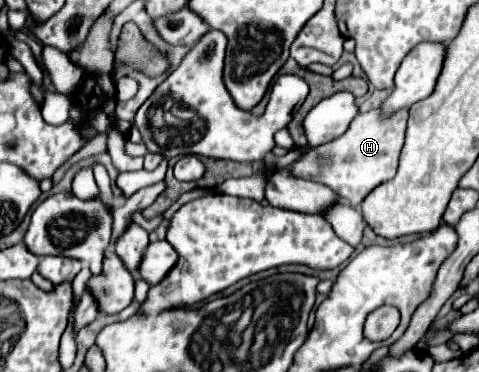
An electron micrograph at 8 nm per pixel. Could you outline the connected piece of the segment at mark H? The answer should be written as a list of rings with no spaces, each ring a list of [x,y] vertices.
[[[370,109],[366,113],[360,113],[344,135],[324,145],[310,147],[306,155],[302,155],[296,163],[288,167],[288,171],[292,177],[300,177],[332,187],[348,205],[358,209],[364,197],[374,187],[396,175],[398,155],[404,145],[406,121],[408,121],[408,109],[400,109],[392,115],[384,115],[380,109]]]

